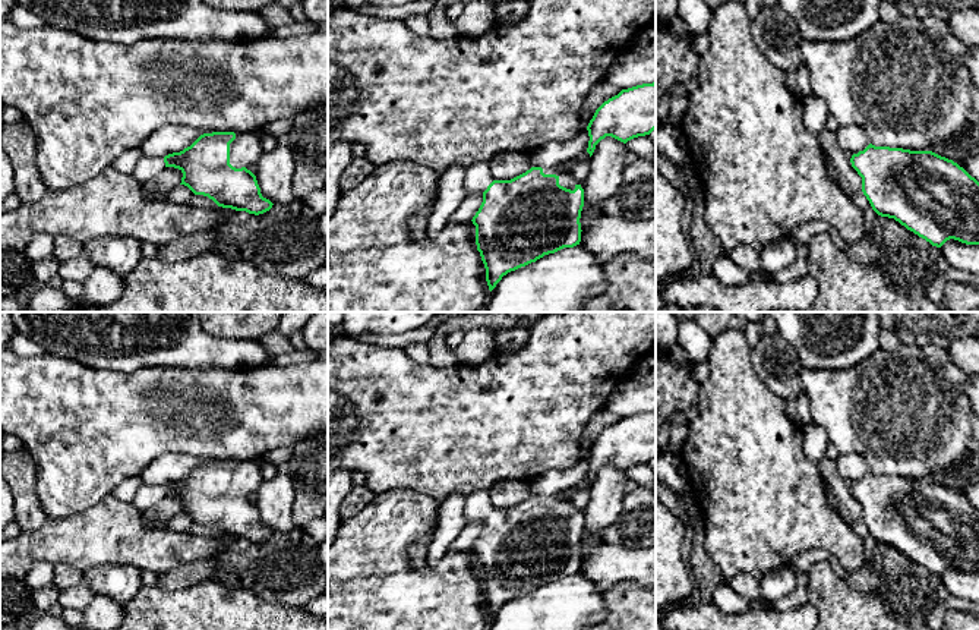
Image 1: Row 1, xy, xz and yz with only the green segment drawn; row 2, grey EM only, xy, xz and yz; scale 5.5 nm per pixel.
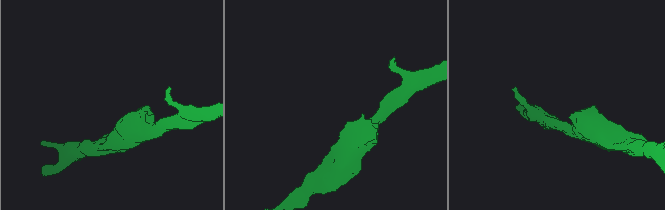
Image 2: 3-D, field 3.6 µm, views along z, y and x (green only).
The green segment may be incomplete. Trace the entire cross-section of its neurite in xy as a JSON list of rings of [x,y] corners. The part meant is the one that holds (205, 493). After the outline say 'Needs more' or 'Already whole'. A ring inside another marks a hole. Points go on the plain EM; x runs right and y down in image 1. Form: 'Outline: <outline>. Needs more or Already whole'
Outline: [[[212,460],[180,481],[142,483],[132,503],[143,513],[165,495],[174,495],[183,501],[180,513],[195,523],[208,525],[222,536],[259,544],[274,533],[262,525],[249,498],[262,482],[260,460]]]. Needs more

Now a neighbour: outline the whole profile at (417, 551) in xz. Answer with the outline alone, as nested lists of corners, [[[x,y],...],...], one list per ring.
[[[432,535],[420,536],[410,548],[408,548],[408,555],[410,555],[410,563],[414,567],[420,567],[421,564],[426,563],[427,560],[427,549],[430,545],[430,541],[433,538]]]

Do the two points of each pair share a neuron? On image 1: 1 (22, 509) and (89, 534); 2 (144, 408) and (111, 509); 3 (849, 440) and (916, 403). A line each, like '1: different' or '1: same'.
1: different
2: different
3: same

